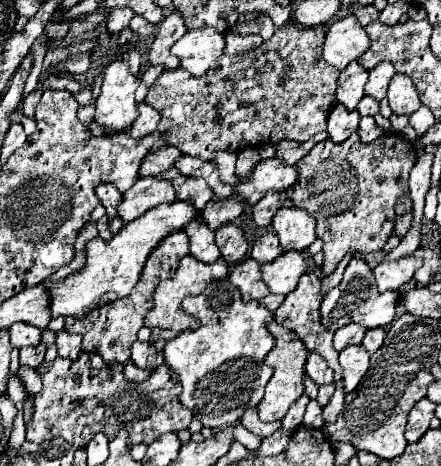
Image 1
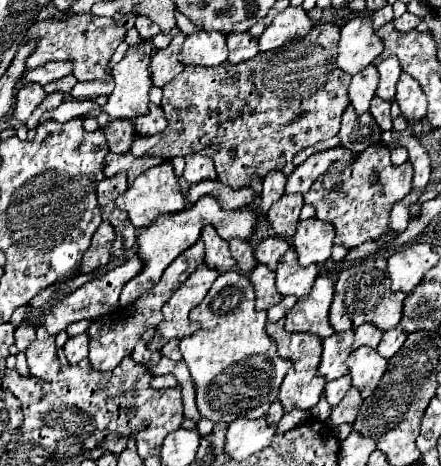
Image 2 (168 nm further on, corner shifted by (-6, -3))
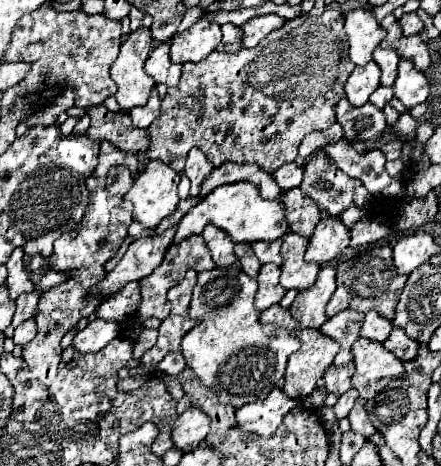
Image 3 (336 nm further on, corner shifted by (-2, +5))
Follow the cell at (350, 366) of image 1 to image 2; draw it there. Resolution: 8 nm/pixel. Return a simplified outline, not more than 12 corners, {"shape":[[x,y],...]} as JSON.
{"shape":[[360,346],[348,356],[352,386],[368,398],[388,360]]}

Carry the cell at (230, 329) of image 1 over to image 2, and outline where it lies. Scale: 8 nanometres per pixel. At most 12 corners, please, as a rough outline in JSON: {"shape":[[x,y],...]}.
{"shape":[[238,270],[180,340],[212,422],[266,416],[292,360]]}

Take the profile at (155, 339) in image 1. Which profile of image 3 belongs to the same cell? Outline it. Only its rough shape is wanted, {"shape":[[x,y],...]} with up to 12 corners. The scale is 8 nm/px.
{"shape":[[174,350],[164,356],[158,370],[178,374],[186,362],[182,352]]}

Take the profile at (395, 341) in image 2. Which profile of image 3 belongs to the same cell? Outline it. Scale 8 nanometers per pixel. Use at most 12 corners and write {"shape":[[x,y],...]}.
{"shape":[[392,328],[382,342],[400,360],[418,354],[418,342],[410,340],[402,328]]}

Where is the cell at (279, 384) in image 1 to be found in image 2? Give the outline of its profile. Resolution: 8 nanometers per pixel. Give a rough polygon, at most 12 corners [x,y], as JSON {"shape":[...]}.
{"shape":[[284,320],[266,334],[282,358],[294,360],[278,400],[284,412],[312,408],[326,378],[318,374],[322,340],[290,334]]}

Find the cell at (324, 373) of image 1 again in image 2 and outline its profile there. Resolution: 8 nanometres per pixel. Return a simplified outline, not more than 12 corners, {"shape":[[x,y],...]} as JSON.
{"shape":[[354,330],[324,340],[318,374],[326,380],[348,374]]}

